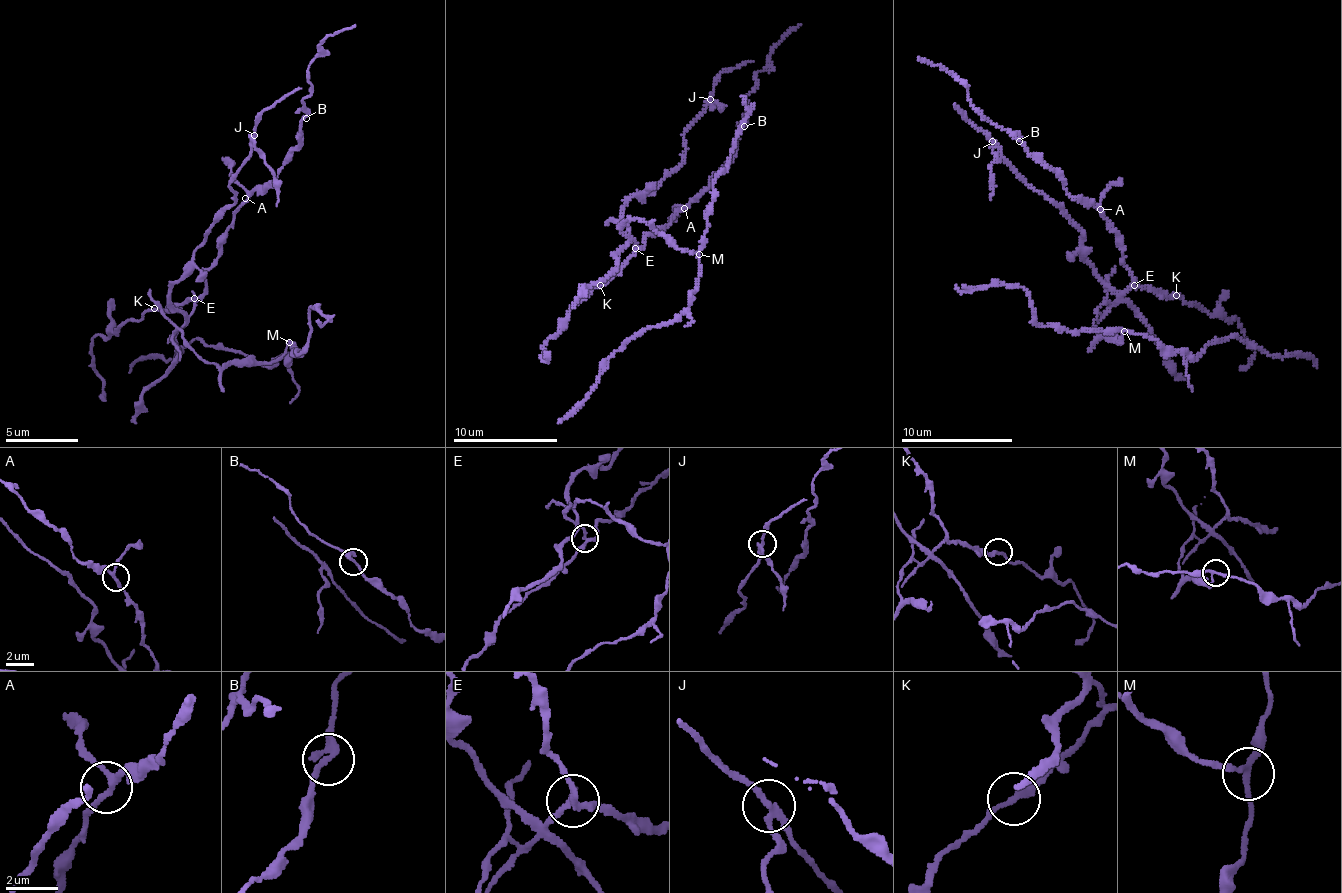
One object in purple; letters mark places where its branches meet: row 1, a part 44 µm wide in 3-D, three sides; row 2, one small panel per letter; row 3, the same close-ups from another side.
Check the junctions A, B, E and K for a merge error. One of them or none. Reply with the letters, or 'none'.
E

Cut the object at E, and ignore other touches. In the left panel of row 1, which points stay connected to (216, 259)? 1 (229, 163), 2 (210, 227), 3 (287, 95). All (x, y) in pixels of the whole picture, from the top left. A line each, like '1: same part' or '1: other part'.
1: same part
2: other part
3: other part

